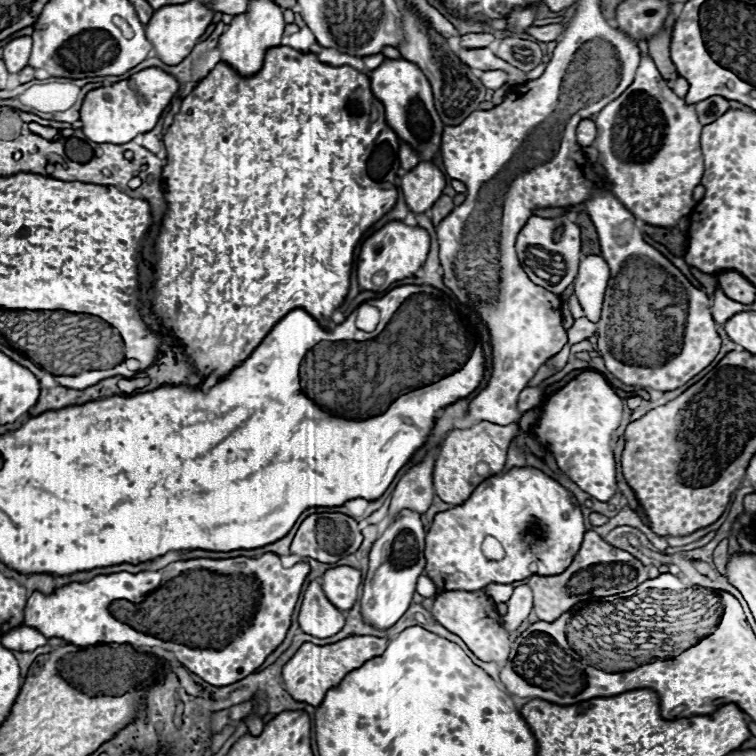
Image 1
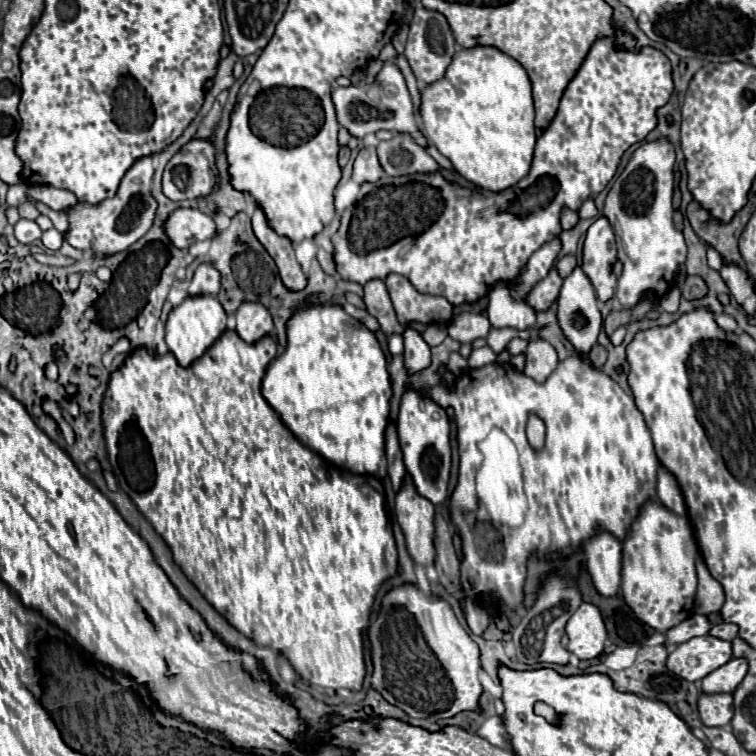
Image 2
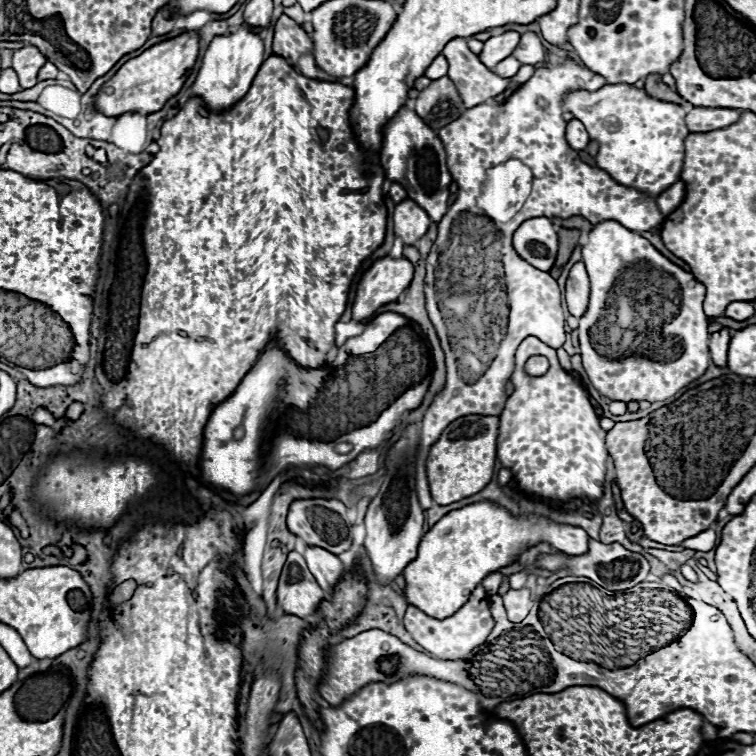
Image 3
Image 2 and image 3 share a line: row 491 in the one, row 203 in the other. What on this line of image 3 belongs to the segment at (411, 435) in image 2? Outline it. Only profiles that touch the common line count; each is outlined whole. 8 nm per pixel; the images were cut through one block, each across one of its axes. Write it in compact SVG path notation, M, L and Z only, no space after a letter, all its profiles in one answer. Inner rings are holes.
M404 106L384 128L384 142L380 150L380 164L388 176L388 180L398 182L408 192L410 200L416 200L420 208L424 208L432 222L440 222L444 212L448 210L448 186L452 182L450 172L446 168L446 152L436 136L436 132L424 124L424 120Z

